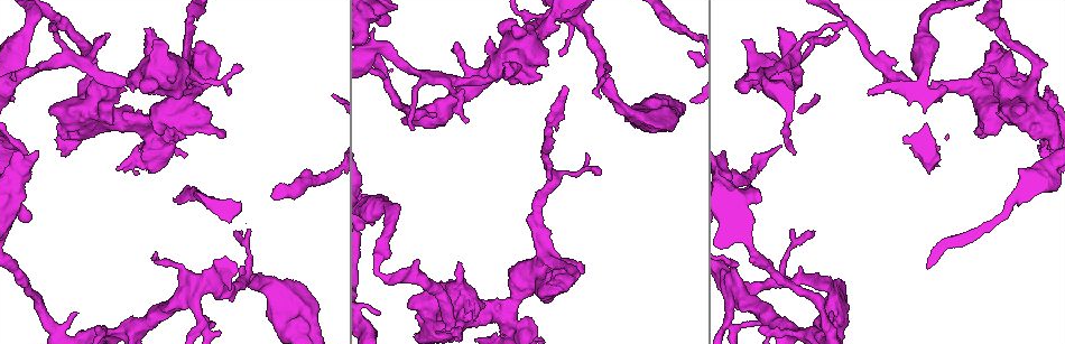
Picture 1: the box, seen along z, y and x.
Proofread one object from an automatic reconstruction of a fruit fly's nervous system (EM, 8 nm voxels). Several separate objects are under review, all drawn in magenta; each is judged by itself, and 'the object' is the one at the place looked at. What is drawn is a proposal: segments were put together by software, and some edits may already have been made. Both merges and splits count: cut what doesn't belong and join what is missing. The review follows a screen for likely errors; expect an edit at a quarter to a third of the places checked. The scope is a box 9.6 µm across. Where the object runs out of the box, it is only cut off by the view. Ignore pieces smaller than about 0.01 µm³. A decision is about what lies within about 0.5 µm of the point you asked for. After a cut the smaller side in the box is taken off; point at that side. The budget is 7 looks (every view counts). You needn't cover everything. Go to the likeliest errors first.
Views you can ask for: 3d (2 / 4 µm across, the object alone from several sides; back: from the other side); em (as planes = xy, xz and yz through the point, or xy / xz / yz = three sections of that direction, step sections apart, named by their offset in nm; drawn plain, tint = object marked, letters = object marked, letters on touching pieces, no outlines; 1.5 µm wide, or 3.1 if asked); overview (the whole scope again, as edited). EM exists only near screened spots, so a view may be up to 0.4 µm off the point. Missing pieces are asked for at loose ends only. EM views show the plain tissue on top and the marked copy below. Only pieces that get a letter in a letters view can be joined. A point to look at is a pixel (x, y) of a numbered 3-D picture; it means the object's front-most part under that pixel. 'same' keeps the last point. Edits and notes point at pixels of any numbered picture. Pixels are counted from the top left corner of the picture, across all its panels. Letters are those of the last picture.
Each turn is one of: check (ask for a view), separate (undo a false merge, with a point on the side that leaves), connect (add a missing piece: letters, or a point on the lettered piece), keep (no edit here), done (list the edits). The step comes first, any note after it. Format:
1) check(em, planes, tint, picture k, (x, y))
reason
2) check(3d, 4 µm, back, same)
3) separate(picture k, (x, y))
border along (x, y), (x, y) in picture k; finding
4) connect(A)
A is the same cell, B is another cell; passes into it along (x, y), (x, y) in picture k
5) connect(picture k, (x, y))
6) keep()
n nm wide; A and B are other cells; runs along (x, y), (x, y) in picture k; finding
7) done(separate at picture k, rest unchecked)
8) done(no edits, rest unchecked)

check(em, planes, letters, picture 1, (842, 281))
free end

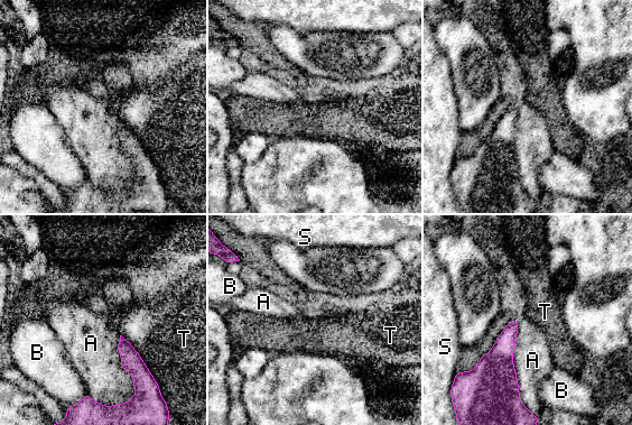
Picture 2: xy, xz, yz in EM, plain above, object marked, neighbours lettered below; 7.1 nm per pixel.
keep()
A, B, S and T are other cells; border along (516, 319), (513, 368), (521, 399) in picture 2; no lettered piece goes on from it

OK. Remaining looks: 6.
check(em, planes, letters, picture 1, (831, 313))
an open end

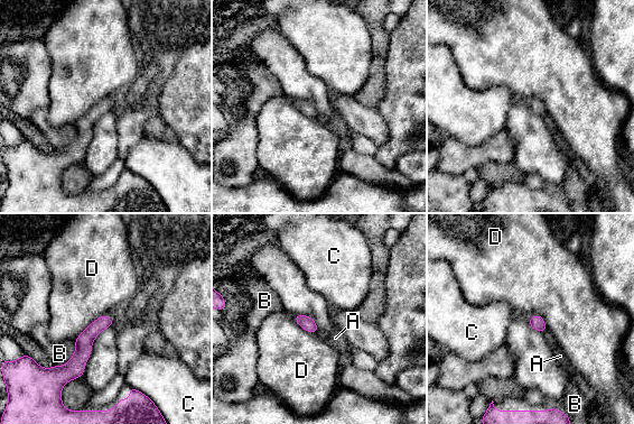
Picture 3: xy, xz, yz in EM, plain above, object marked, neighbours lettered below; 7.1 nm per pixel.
keep()
A, B, C and D are other cells; border along (103, 314), (95, 319), (74, 340) in picture 3; no lettered piece goes on from it

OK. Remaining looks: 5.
check(em, planes, letters, picture 1, (674, 23))
thick turns thin

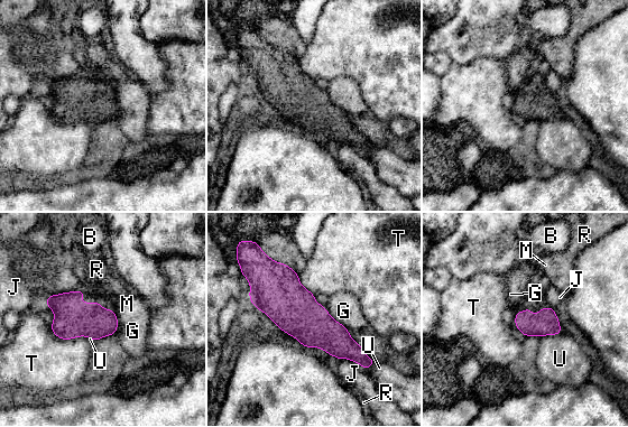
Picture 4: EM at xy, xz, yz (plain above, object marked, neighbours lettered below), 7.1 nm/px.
keep()
J touches over 240 nm; B, G, J, M, R, T and U are other cells; continuous, no second neuron

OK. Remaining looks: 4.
done(no edits, rest unchecked)

